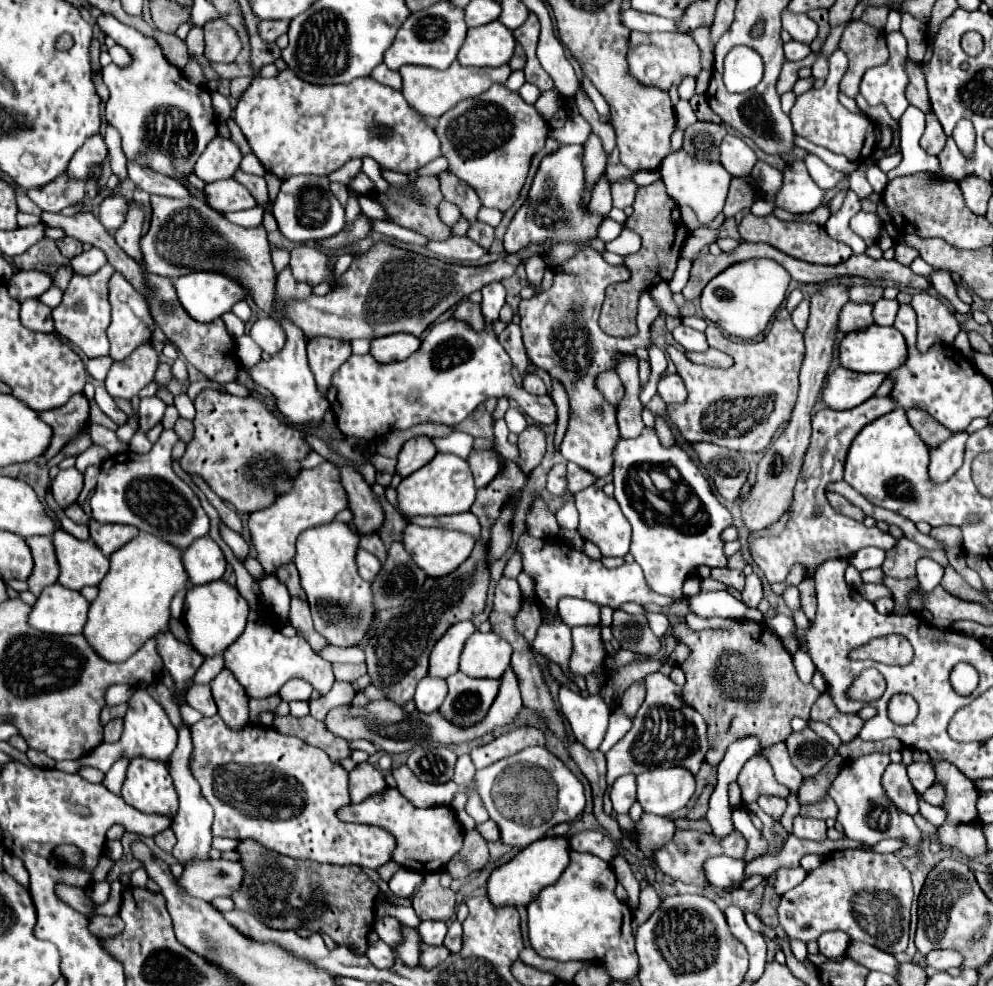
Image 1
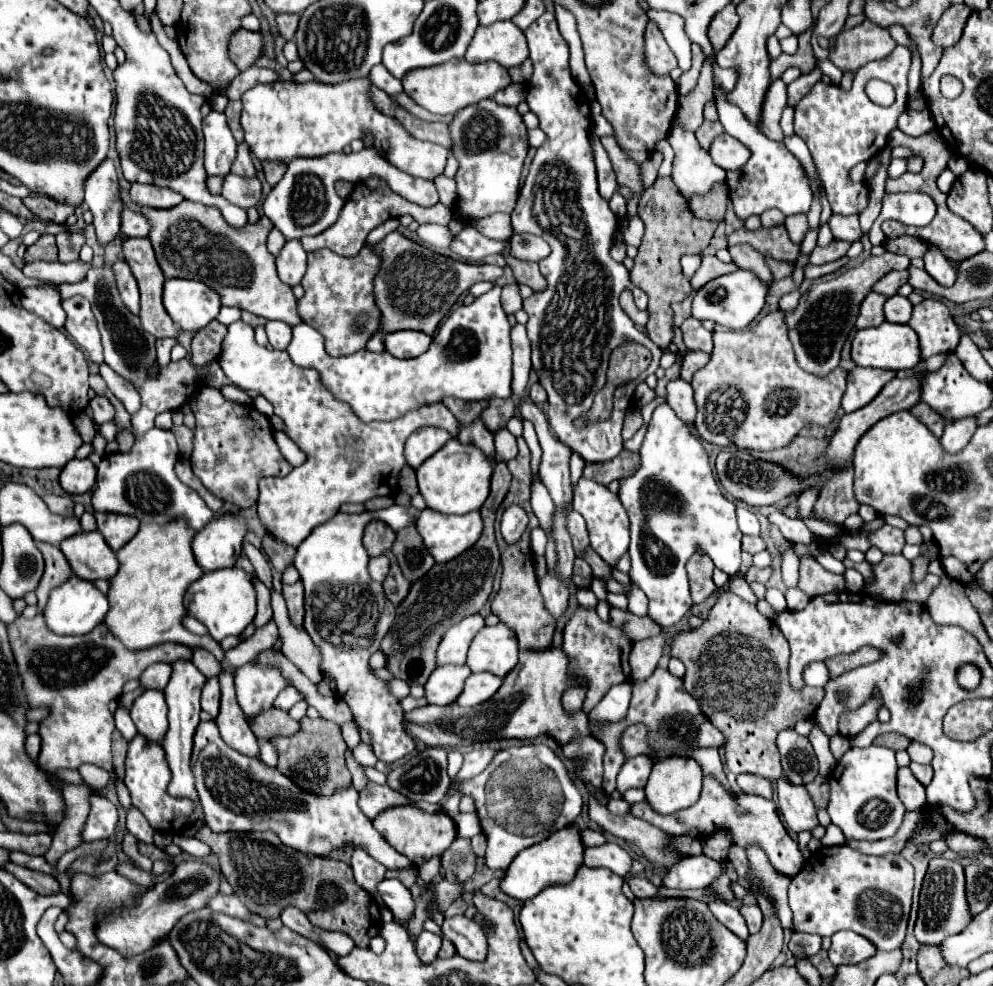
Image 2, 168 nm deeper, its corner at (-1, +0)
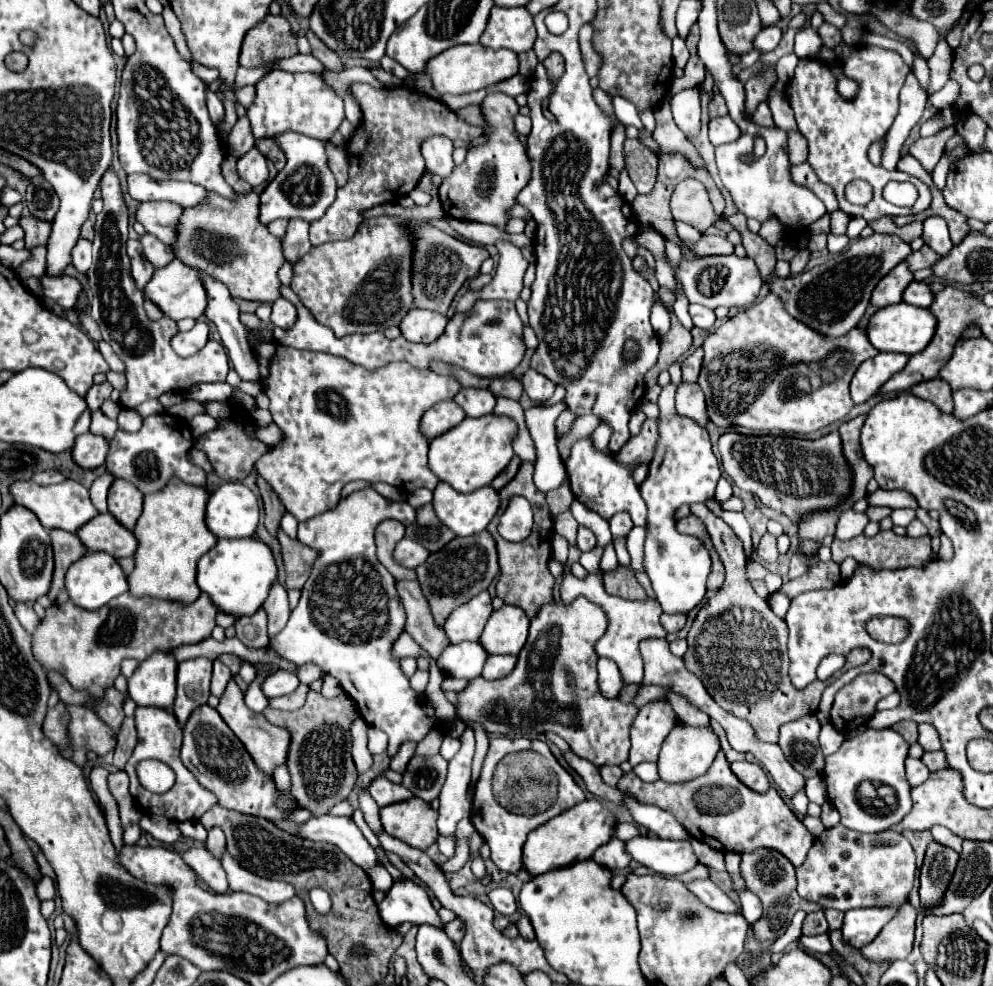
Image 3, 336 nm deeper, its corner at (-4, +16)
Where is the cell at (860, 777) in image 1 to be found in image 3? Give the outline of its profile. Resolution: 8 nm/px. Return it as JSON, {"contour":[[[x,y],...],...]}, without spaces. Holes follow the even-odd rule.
{"contour":[[[867,728],[855,738],[845,740],[835,754],[825,758],[823,780],[827,784],[827,796],[829,796],[829,802],[839,810],[843,826],[855,832],[865,832],[865,834],[883,832],[883,830],[889,830],[893,824],[901,822],[907,816],[907,812],[911,812],[911,796],[909,796],[911,786],[905,778],[907,752],[909,752],[909,744],[895,730]]]}

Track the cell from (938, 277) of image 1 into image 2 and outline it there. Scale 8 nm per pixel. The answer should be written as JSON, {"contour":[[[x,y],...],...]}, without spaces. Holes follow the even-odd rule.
{"contour":[[[930,244],[930,250],[928,254],[924,256],[924,264],[926,264],[926,272],[942,286],[952,286],[954,280],[956,280],[956,274],[954,274],[954,268],[950,266],[950,262],[946,260],[946,256]]]}

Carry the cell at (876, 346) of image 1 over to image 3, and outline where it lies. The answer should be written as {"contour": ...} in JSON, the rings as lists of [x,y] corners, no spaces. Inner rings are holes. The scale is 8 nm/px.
{"contour":[[[899,302],[893,306],[885,306],[869,320],[867,336],[871,344],[881,352],[903,352],[911,356],[911,354],[925,350],[925,346],[935,336],[935,328],[937,328],[937,320],[929,308],[919,308],[907,302]]]}

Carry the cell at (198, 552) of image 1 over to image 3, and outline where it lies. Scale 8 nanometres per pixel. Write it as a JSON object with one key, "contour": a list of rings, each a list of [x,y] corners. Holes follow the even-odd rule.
{"contour":[[[225,482],[207,504],[207,526],[217,538],[253,536],[259,524],[255,494],[243,482]]]}

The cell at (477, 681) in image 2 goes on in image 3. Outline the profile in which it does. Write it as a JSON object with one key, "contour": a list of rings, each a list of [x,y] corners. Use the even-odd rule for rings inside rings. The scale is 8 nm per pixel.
{"contour":[[[489,656],[483,668],[483,678],[485,680],[499,680],[503,676],[509,676],[509,672],[515,670],[517,656]]]}

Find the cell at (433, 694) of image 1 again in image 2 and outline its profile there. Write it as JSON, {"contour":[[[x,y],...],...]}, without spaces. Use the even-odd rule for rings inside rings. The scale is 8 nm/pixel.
{"contour":[[[438,666],[436,672],[432,672],[432,676],[428,678],[428,682],[424,684],[424,698],[428,700],[428,704],[452,704],[456,700],[456,696],[462,692],[464,680],[470,676],[470,668],[468,666]]]}

